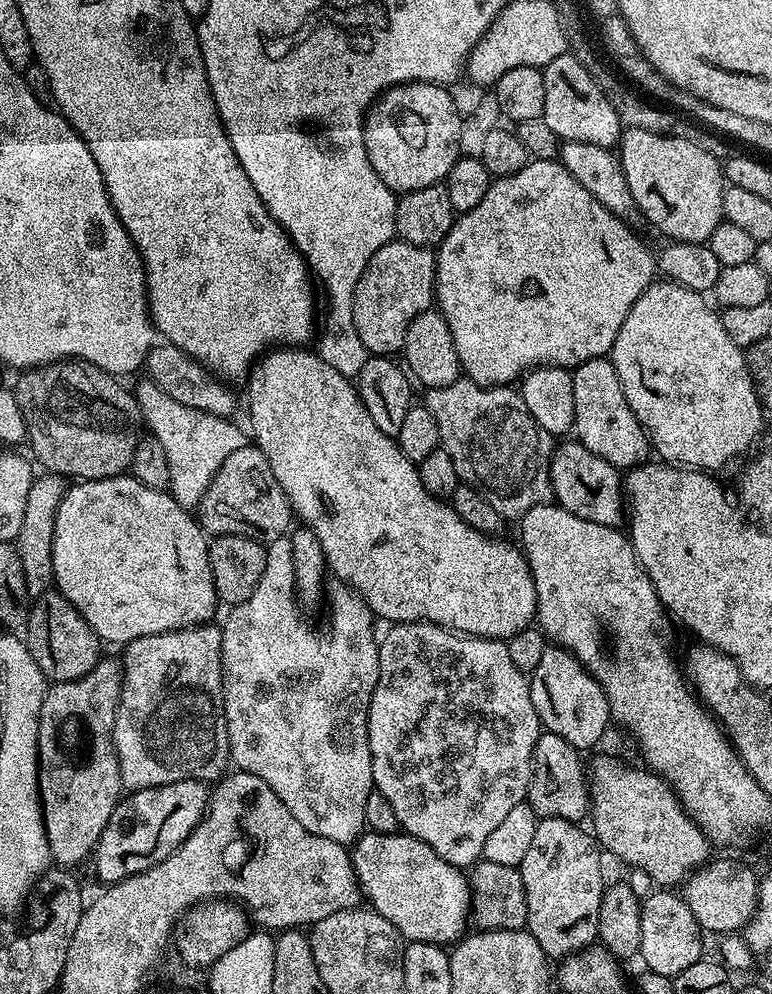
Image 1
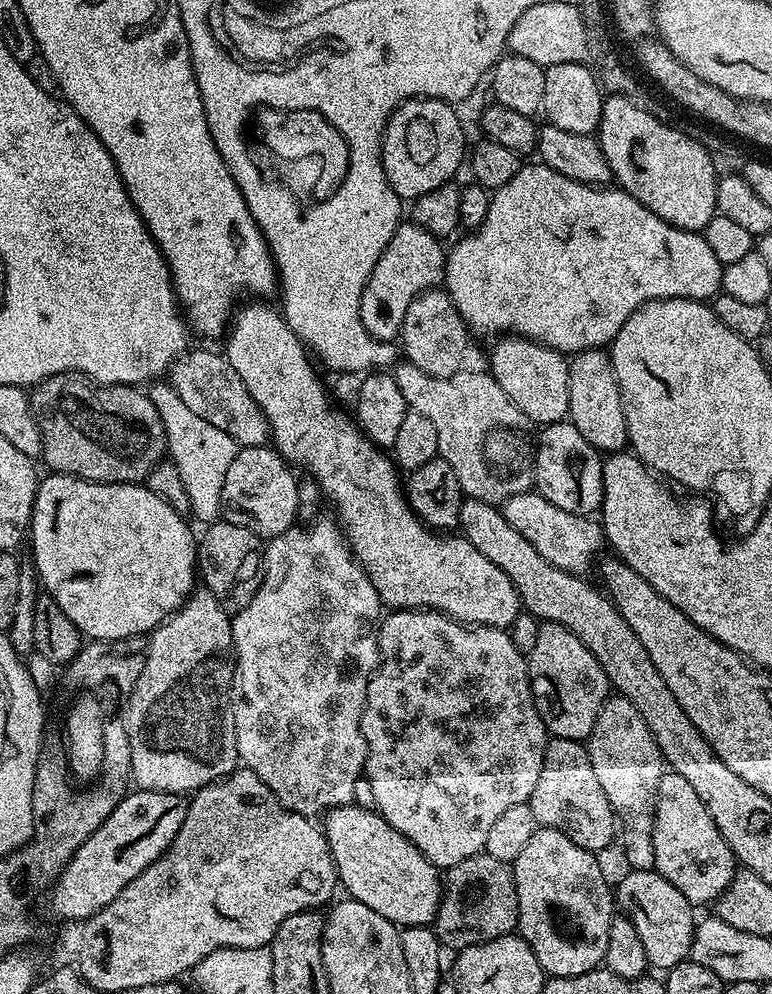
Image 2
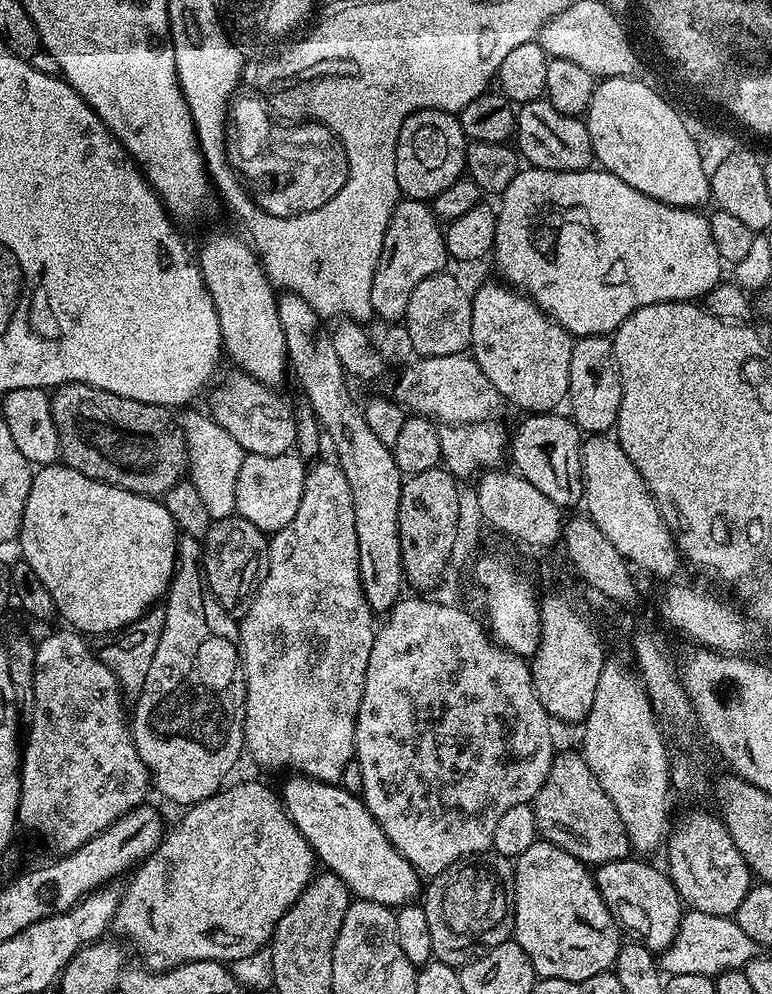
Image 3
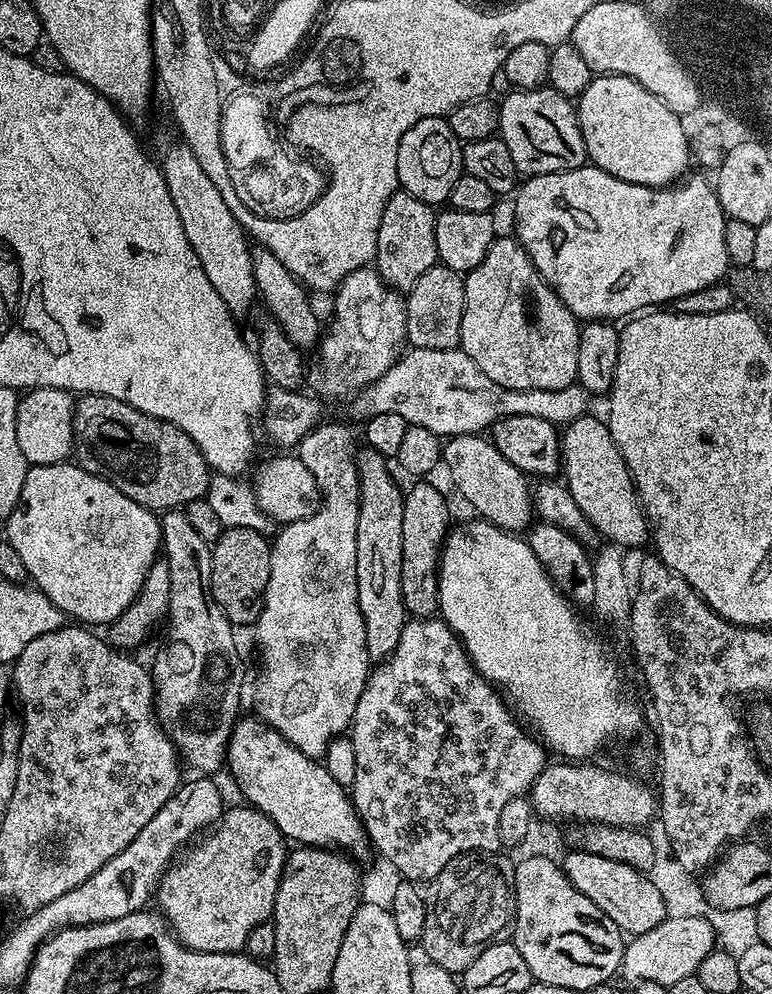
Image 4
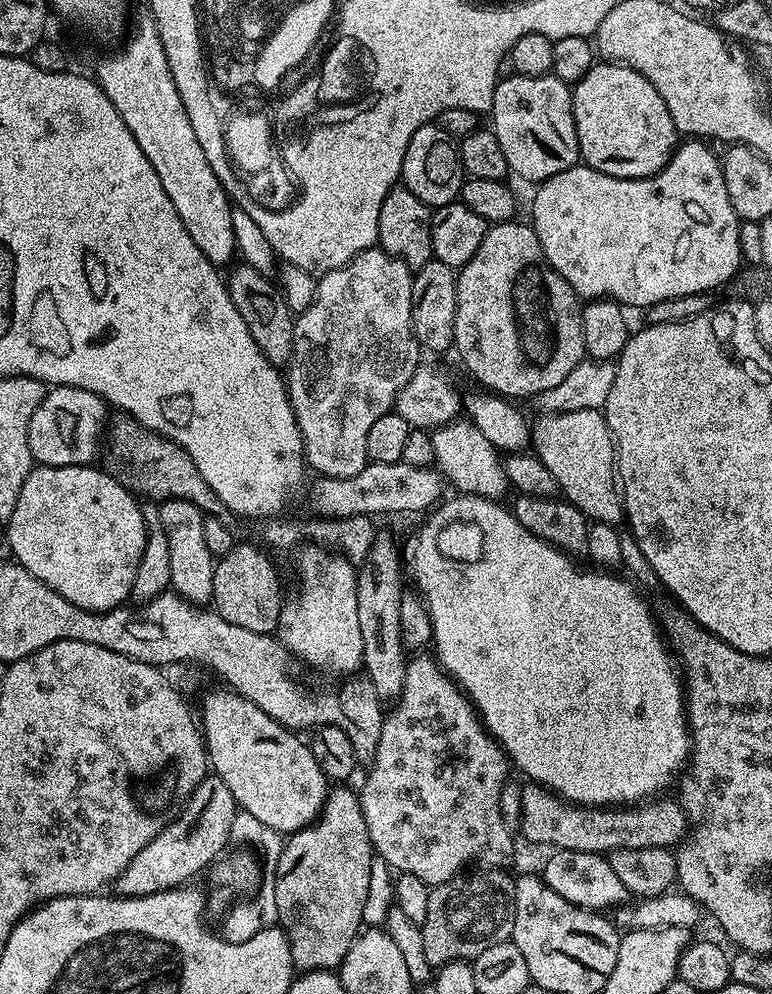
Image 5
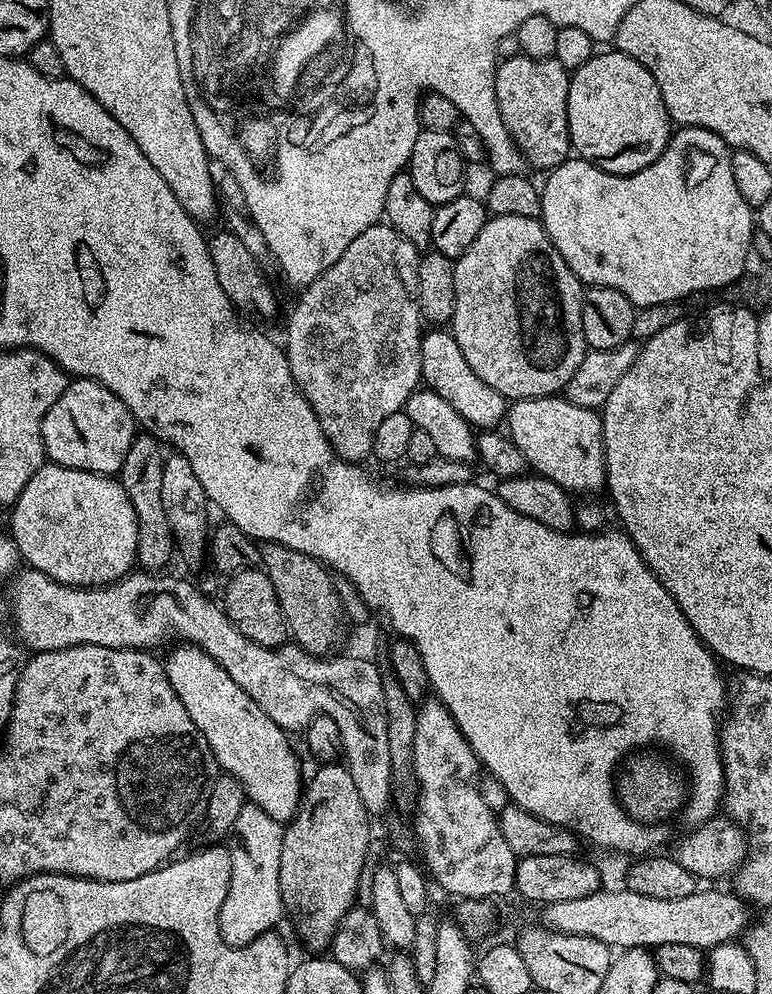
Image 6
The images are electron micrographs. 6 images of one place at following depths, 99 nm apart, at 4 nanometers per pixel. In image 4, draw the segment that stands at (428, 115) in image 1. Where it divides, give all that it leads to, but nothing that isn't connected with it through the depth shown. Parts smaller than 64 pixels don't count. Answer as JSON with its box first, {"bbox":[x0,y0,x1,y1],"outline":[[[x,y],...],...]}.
{"bbox":[398,116,463,206],"outline":[[[431,116],[422,118],[422,122],[414,122],[414,126],[402,134],[402,142],[398,142],[399,187],[427,204],[439,206],[447,201],[463,167],[461,141],[457,140],[454,130],[450,130],[445,117]]]}

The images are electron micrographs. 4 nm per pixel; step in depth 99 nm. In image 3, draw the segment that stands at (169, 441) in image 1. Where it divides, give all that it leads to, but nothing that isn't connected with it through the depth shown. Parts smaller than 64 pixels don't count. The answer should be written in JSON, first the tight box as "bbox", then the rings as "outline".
{"bbox":[178,410,246,520],"outline":[[[184,410],[179,413],[178,419],[180,429],[184,435],[186,442],[186,450],[188,451],[188,471],[187,479],[192,481],[194,490],[198,490],[202,502],[206,505],[206,510],[210,510],[213,520],[221,520],[227,516],[233,515],[236,511],[236,499],[234,498],[234,486],[238,480],[238,470],[242,470],[242,462],[246,453],[242,450],[242,446],[238,446],[238,442],[234,442],[234,438],[230,438],[230,434],[226,434],[226,430],[222,430],[222,426],[218,426],[211,415],[200,412],[188,412],[192,410]]]}

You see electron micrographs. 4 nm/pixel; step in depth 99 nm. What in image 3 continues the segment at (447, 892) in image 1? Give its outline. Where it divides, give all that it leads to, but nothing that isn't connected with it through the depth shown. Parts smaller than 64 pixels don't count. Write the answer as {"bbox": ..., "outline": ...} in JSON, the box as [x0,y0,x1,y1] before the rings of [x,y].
{"bbox":[282,774,421,910],"outline":[[[299,774],[289,777],[282,791],[284,809],[316,853],[317,861],[327,871],[342,878],[353,897],[396,910],[413,903],[421,895],[420,873],[398,854],[357,793],[346,791],[336,782],[311,780]]]}

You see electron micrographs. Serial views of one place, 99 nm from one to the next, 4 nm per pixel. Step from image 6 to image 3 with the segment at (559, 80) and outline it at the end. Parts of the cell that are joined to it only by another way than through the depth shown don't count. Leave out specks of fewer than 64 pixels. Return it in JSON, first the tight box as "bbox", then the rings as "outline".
{"bbox":[514,98,594,172],"outline":[[[547,98],[519,105],[514,144],[519,155],[533,168],[583,172],[591,169],[594,164],[587,123],[579,116],[567,116],[554,110],[554,106]]]}

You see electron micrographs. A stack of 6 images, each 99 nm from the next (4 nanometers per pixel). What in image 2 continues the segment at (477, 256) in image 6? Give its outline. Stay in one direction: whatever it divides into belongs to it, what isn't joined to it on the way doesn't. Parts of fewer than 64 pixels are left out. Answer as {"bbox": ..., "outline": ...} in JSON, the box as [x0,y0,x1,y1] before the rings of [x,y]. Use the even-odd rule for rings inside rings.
{"bbox":[487,334,570,425],"outline":[[[505,334],[495,341],[488,356],[487,367],[490,375],[506,390],[506,398],[526,414],[533,425],[556,424],[568,416],[570,406],[569,357],[556,352],[537,340],[527,340],[524,336]],[[492,367],[492,368],[491,368]]]}

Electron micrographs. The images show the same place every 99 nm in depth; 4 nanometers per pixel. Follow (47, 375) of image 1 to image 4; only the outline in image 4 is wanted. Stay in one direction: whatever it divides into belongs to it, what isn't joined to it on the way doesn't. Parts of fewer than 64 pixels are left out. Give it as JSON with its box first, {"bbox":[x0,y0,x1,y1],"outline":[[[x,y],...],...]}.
{"bbox":[74,394,210,510],"outline":[[[84,394],[75,401],[74,410],[74,460],[90,474],[110,482],[119,492],[126,494],[144,508],[153,510],[180,510],[184,505],[202,500],[208,494],[210,469],[198,446],[178,426],[165,420],[156,420],[142,410],[134,410],[126,402],[109,396]]]}

